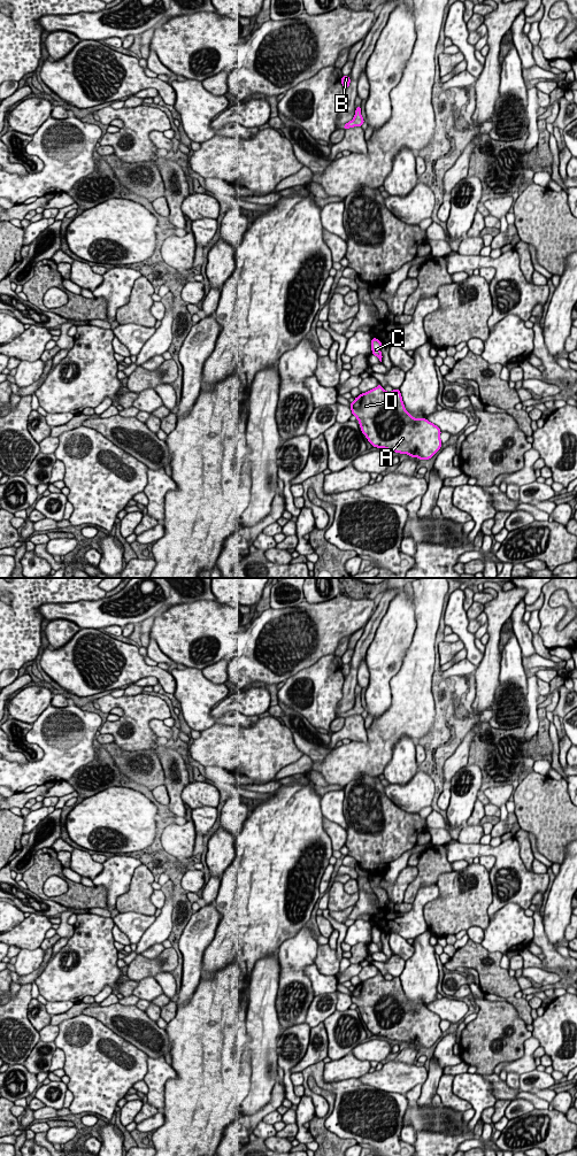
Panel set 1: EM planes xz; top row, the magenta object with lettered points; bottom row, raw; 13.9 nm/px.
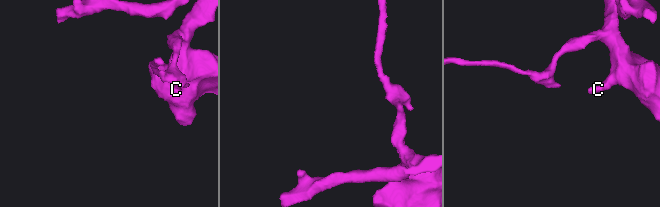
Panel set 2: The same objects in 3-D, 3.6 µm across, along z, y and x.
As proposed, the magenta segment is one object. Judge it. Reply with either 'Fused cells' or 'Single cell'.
Single cell

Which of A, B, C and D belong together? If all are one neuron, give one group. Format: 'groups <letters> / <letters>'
groups A B C D

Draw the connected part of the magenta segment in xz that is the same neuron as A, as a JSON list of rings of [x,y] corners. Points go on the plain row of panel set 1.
[[[380,972],[374,978],[360,982],[351,992],[354,1003],[368,1030],[378,1036],[408,1042],[420,1048],[431,1047],[441,1035],[440,1017],[425,1007],[414,1007],[406,997],[400,978],[386,980]]]

